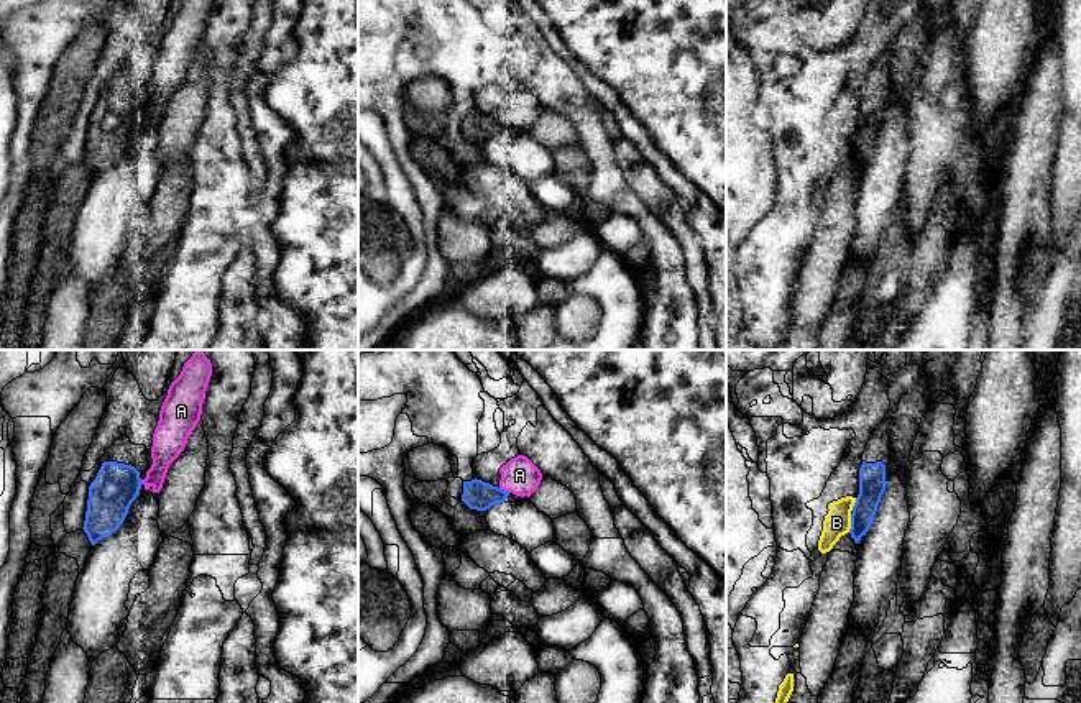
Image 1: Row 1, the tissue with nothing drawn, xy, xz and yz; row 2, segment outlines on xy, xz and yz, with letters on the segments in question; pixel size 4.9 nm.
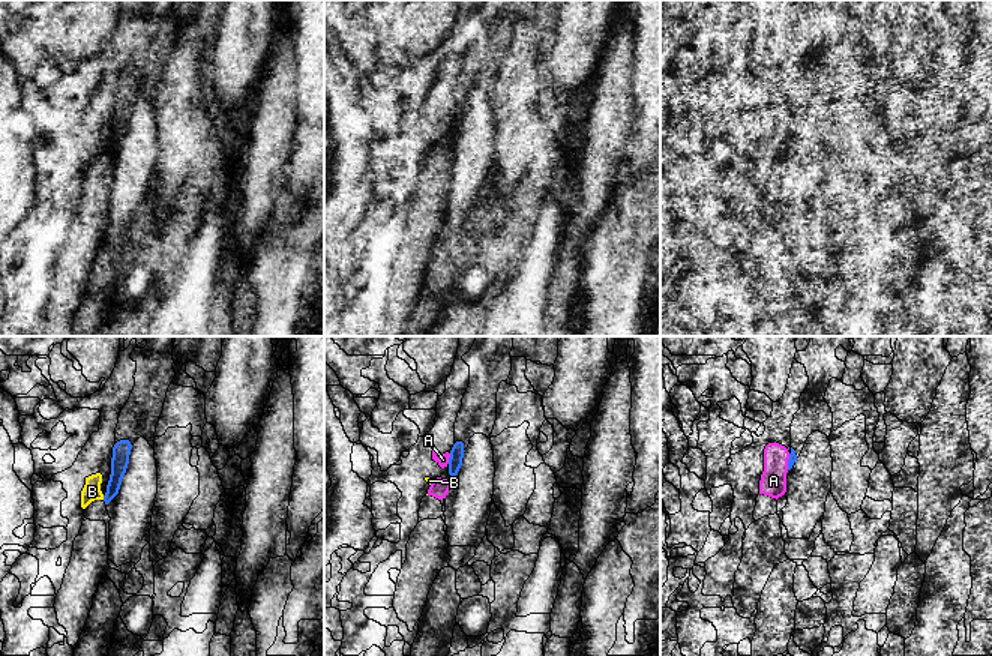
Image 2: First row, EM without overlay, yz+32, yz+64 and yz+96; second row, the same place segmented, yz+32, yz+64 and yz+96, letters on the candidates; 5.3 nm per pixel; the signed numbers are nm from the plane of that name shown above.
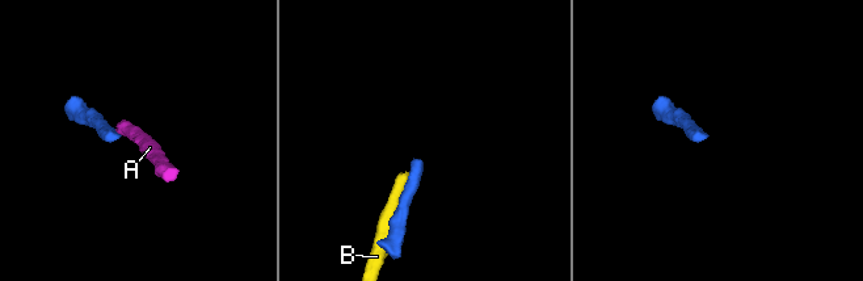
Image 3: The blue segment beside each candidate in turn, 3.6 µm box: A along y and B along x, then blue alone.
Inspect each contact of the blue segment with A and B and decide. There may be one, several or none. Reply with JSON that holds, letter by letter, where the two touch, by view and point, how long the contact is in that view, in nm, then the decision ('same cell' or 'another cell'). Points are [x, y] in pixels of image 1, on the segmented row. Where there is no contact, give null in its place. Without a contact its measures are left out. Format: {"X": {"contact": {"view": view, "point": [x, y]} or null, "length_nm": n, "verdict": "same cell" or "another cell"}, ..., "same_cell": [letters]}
{"A": {"contact": {"view": "xz", "point": [503, 490]}, "length_nm": 60, "verdict": "another cell"}, "B": {"contact": {"view": "yz", "point": [851, 523]}, "length_nm": 90, "verdict": "another cell"}, "same_cell": []}

